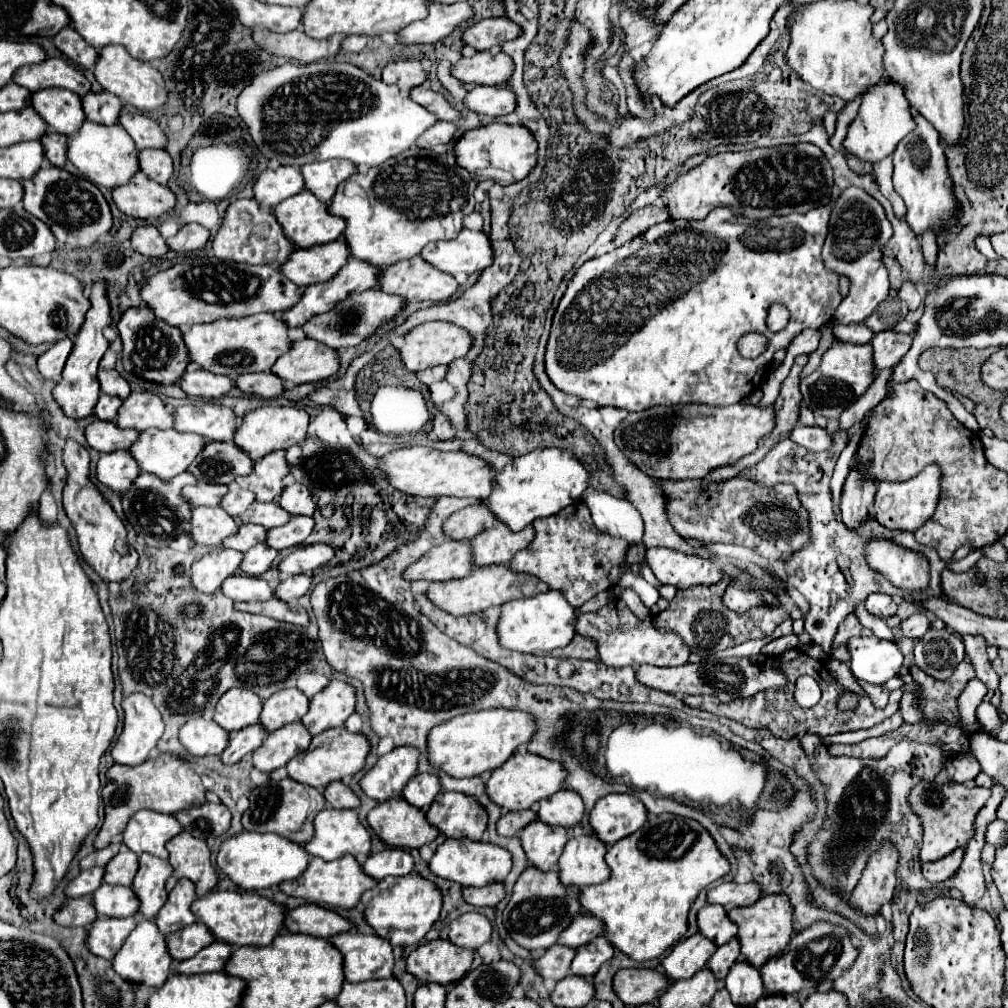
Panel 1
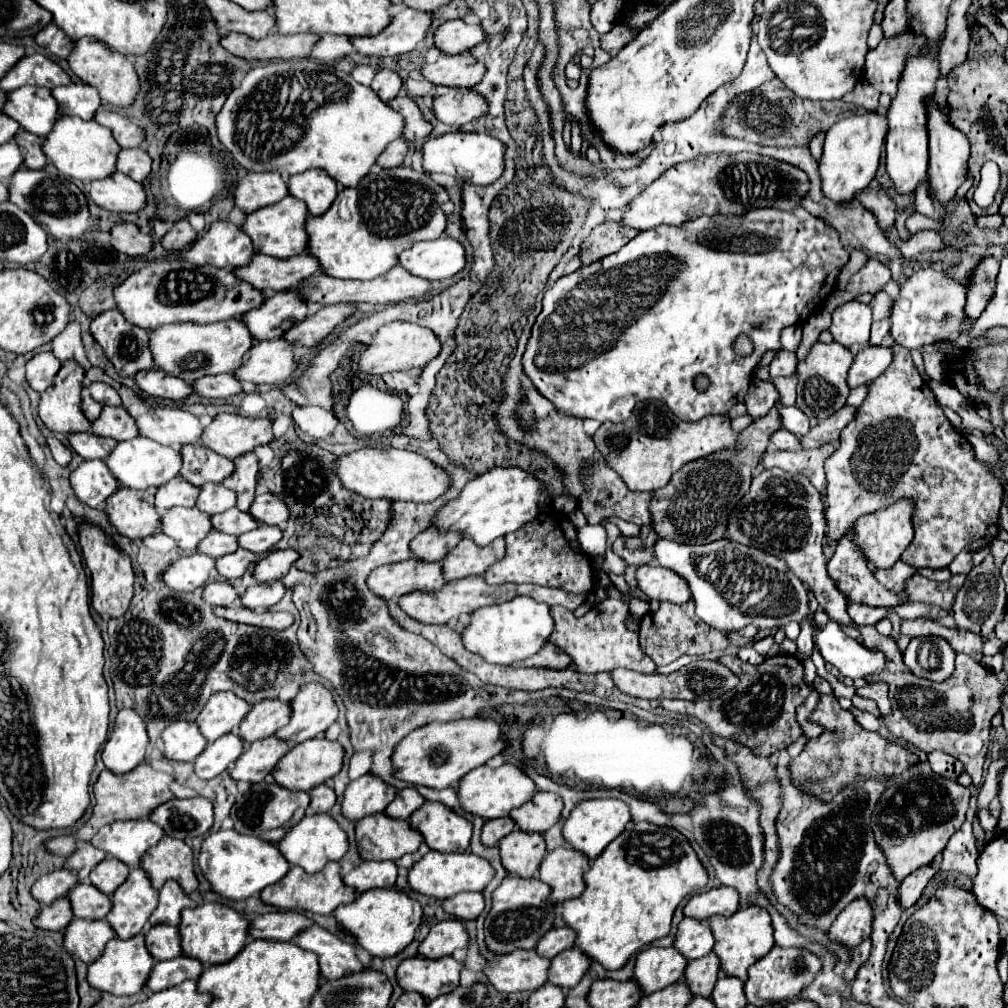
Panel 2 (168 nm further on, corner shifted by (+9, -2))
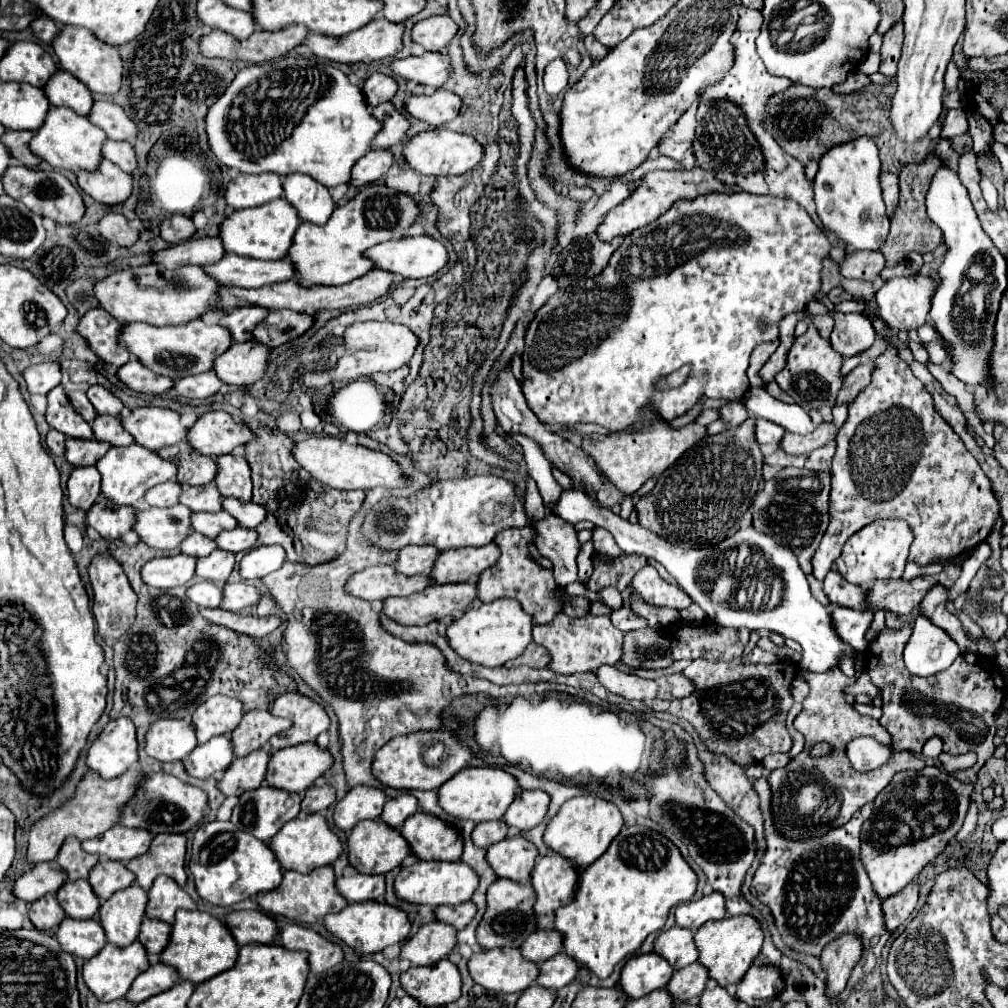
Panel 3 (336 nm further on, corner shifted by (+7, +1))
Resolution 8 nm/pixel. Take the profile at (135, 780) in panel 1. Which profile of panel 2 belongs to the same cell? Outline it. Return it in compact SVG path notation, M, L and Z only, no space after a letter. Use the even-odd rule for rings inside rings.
M142 762L140 766L136 766L132 772L128 774L112 774L110 770L102 770L102 774L98 776L96 784L92 786L92 794L94 794L94 808L92 808L92 816L88 818L88 822L78 828L74 834L68 834L68 836L56 836L56 838L50 838L46 840L44 848L50 850L50 854L58 854L58 856L70 856L74 850L76 850L76 842L78 840L90 840L102 826L110 824L110 822L116 822L116 820L134 820L134 818L148 818L150 812L172 798L172 792L170 792L170 782L174 778L170 774L164 774L164 772L156 772L150 764Z

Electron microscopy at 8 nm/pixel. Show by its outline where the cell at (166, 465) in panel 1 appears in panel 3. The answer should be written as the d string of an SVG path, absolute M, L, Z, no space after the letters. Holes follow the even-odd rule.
M132 443L128 447L110 447L110 451L96 463L96 469L102 475L102 495L118 505L134 505L138 499L142 499L146 489L176 479L178 471L172 461L162 459L158 453L146 449L140 443Z

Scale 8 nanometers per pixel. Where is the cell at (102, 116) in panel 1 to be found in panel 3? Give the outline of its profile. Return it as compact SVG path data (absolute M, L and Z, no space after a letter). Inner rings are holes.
M64 69L50 77L48 85L44 87L44 93L48 95L50 105L68 107L78 115L88 115L94 103L92 91L88 91L80 79L76 79L72 73Z

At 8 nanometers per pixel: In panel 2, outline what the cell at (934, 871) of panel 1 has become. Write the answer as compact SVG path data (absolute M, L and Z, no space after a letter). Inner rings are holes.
M924 866L918 872L912 872L910 876L906 876L900 882L898 888L898 904L902 910L908 910L910 906L914 906L922 894L922 890L926 888L928 880L934 876L934 868L932 866Z

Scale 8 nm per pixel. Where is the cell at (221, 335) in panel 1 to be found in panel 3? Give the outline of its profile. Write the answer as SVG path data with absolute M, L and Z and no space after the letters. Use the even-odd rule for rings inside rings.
M202 319L190 321L188 325L168 325L168 327L126 325L122 331L124 333L120 337L120 343L128 347L128 351L140 359L140 363L144 363L154 373L172 377L174 381L188 375L210 371L216 357L220 357L232 345L232 335L226 327L206 325Z

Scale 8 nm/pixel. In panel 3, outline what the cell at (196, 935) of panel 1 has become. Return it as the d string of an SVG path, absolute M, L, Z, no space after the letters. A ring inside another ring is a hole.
M144 919L138 941L146 947L150 957L158 957L170 943L170 931L172 931L172 927L164 921Z

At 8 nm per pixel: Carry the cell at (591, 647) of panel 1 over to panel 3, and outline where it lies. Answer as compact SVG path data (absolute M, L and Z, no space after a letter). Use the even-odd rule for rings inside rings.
M532 641L532 645L528 645L526 653L522 653L516 661L510 661L508 663L510 667L516 667L516 665L530 665L530 667L548 667L550 665L550 653L546 647L538 645Z

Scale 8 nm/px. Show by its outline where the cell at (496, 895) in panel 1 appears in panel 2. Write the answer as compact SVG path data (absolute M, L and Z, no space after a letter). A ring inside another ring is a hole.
M462 892L450 900L444 900L442 908L458 920L474 920L484 910L484 898L480 892Z

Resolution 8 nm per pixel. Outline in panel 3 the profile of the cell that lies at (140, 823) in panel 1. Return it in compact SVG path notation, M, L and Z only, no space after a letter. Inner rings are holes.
M114 825L104 831L100 837L88 839L82 843L82 849L88 853L98 853L104 859L128 863L134 857L140 857L150 849L154 835L146 829L130 829L124 825Z

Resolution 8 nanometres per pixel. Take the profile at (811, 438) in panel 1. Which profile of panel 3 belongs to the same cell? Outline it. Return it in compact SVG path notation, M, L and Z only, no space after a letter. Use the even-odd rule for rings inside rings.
M756 419L756 439L760 445L764 443L772 443L772 445L780 445L782 437L784 437L784 429L772 421L764 421L764 419Z

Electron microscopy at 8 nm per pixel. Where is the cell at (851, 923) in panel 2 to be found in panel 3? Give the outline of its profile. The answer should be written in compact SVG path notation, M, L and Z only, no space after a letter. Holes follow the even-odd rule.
M844 933L822 949L820 961L828 971L828 997L836 997L844 989L852 969L862 957L862 949L862 937L856 933Z

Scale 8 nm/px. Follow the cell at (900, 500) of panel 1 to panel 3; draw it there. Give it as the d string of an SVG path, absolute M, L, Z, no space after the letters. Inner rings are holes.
M878 519L874 523L868 523L866 527L862 527L860 531L856 531L844 545L842 549L842 555L836 559L836 569L842 573L842 577L850 583L864 583L860 587L868 587L872 581L876 579L896 579L896 577L902 577L904 573L904 565L906 565L906 559L908 559L908 549L910 549L910 543L912 543L914 535L910 531L910 527L902 521L902 519Z

